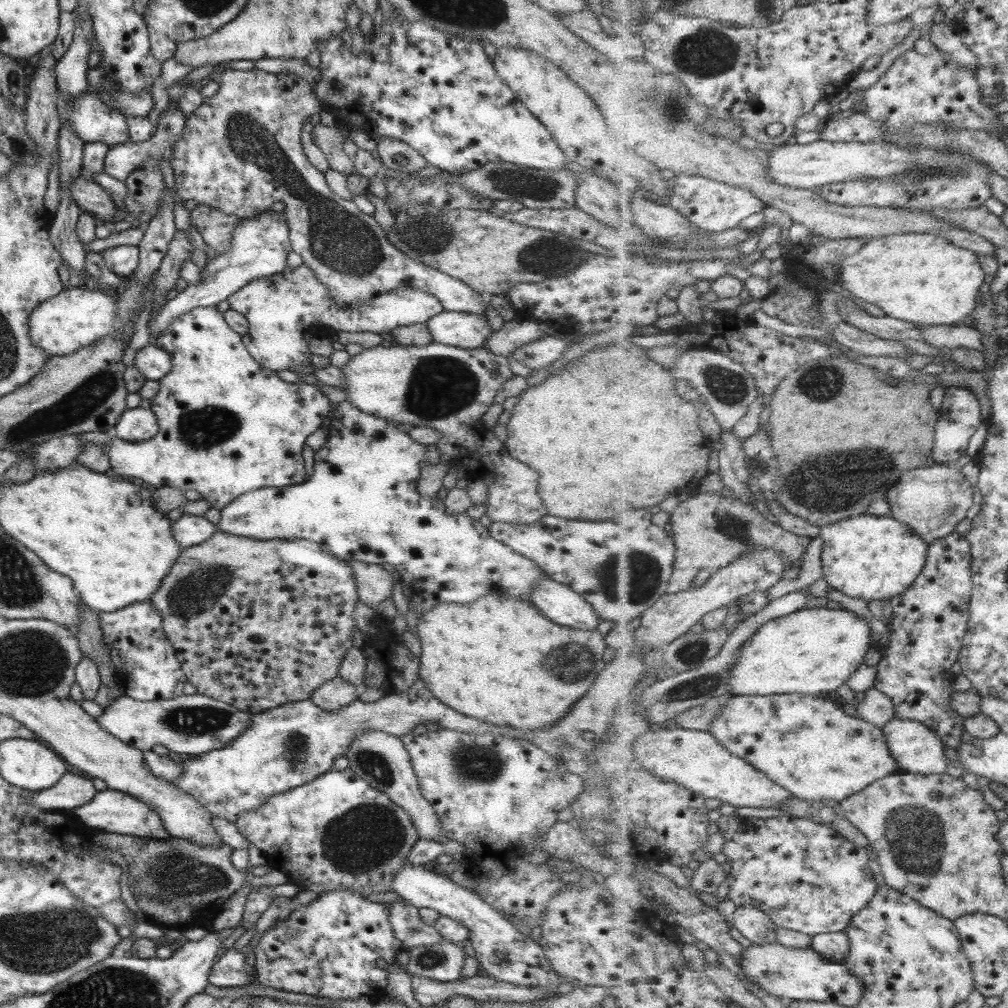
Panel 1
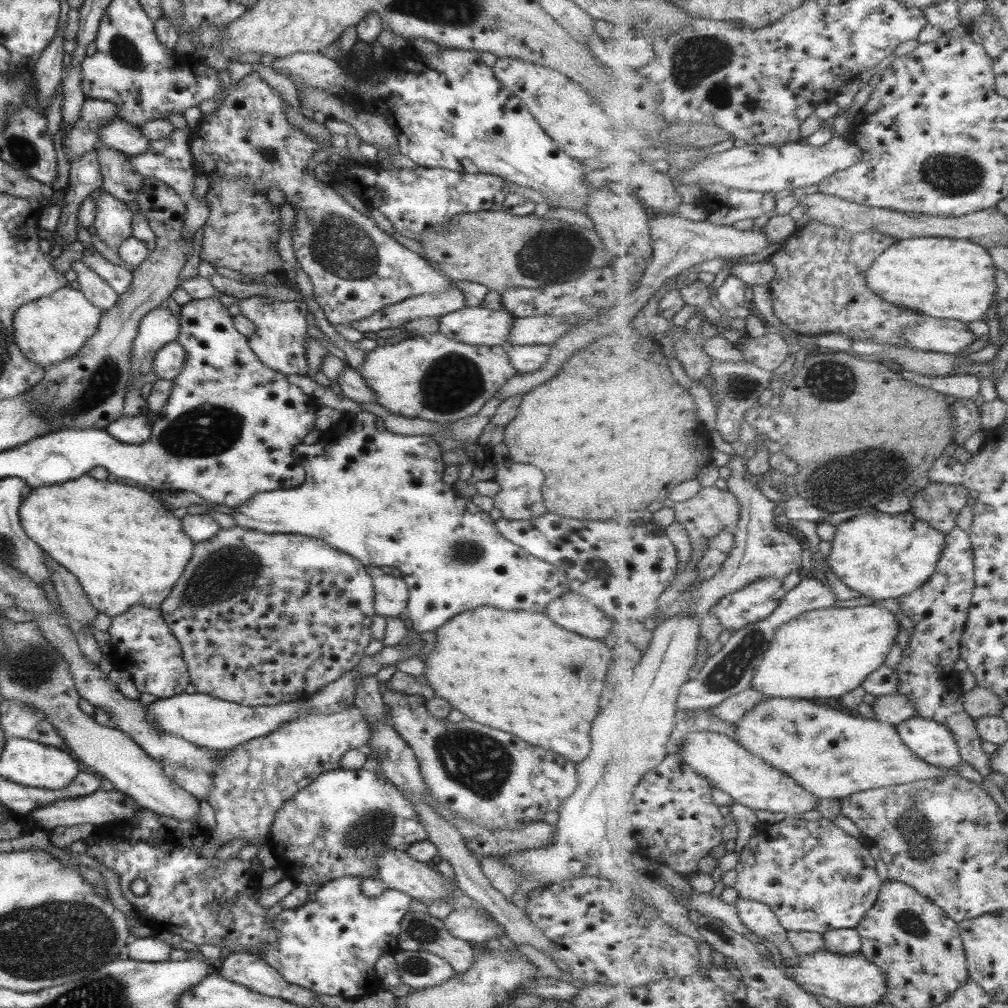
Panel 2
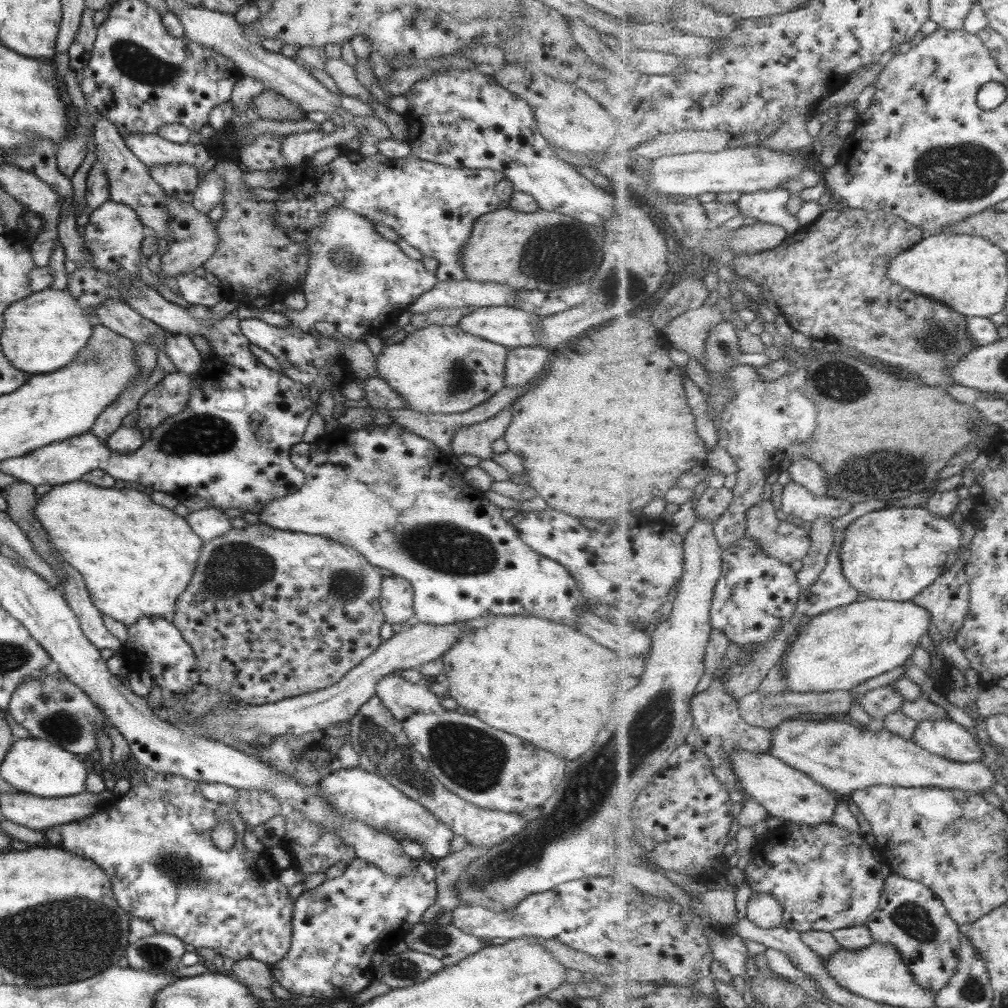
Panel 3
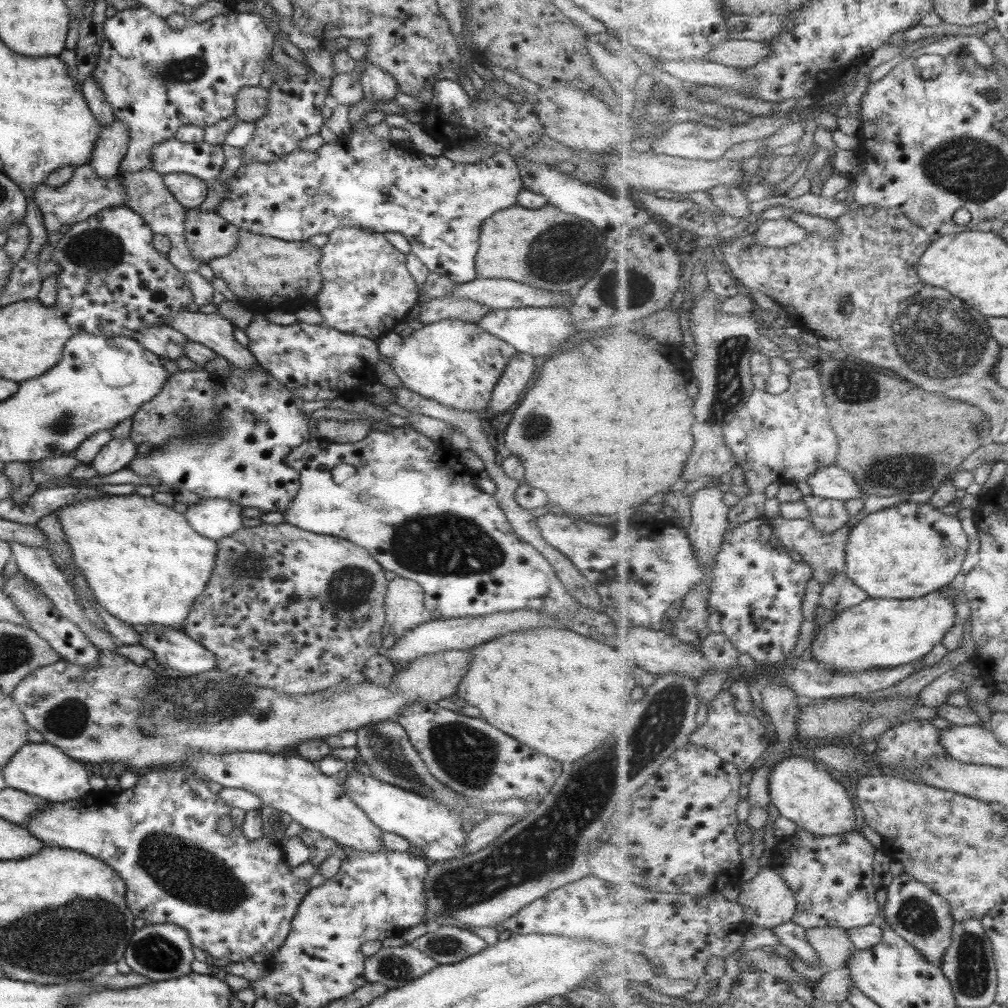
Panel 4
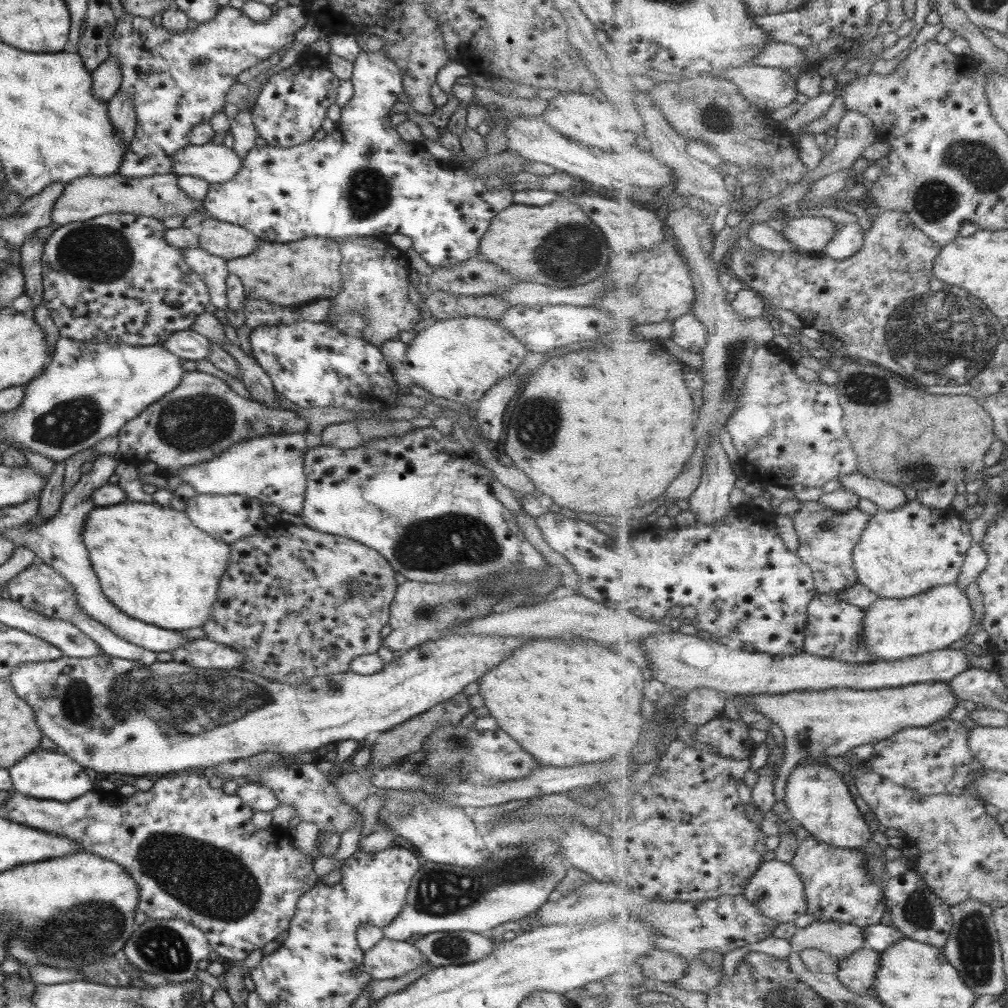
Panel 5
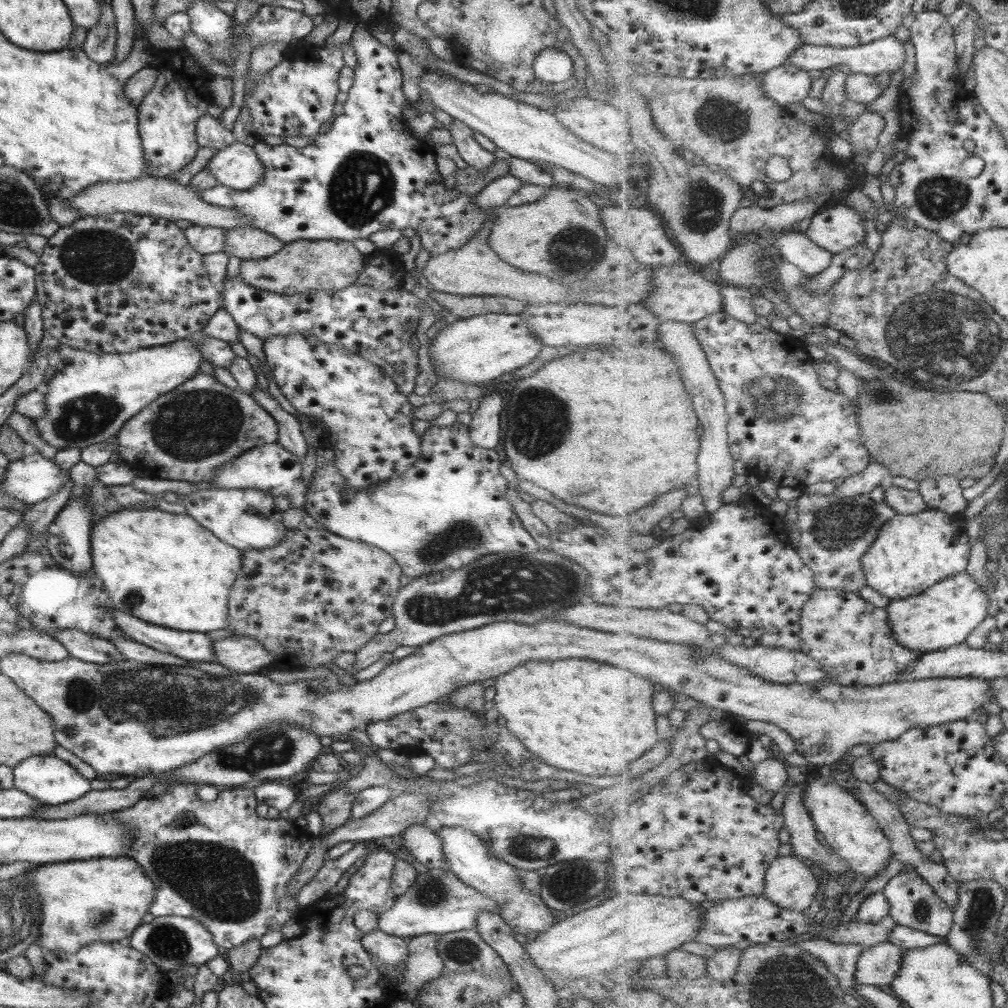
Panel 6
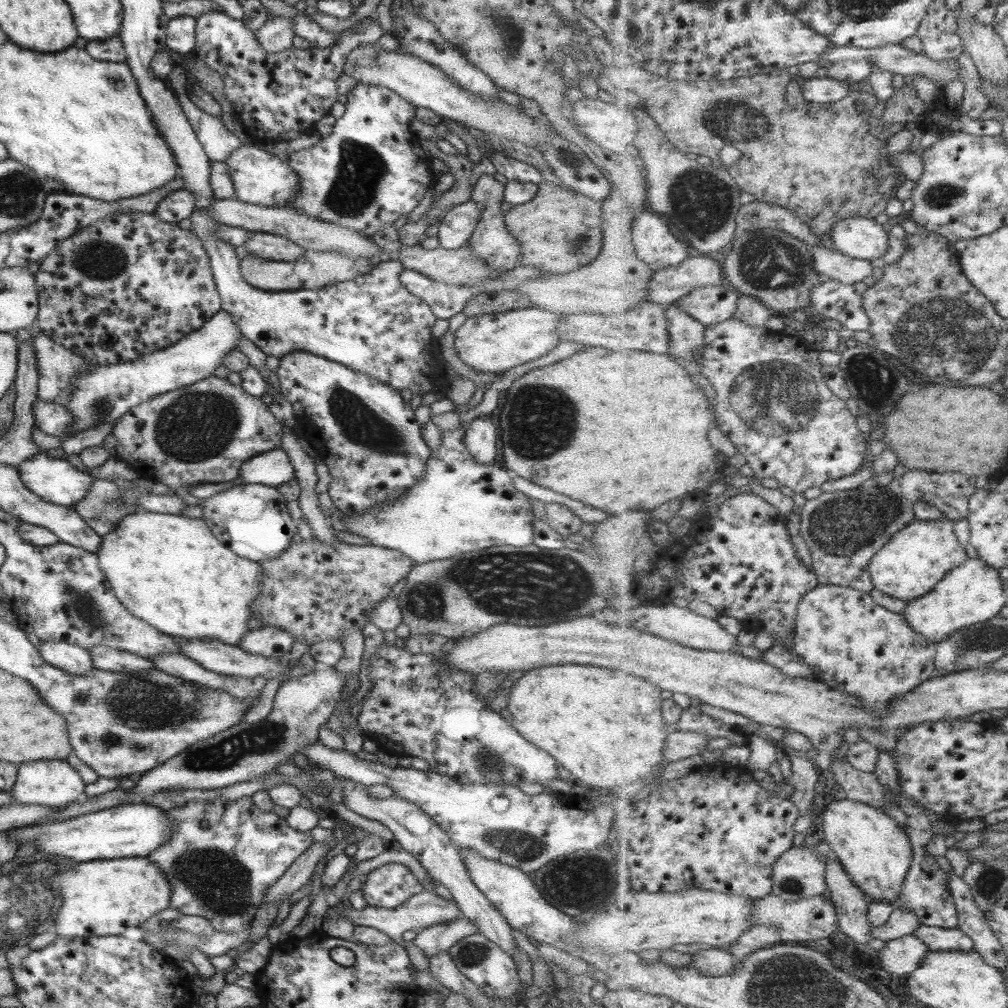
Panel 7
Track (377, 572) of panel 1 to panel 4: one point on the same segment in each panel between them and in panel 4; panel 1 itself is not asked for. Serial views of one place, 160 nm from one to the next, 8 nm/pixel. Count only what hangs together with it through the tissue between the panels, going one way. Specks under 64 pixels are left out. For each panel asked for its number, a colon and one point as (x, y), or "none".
2: (390, 593)
3: (395, 600)
4: (403, 604)

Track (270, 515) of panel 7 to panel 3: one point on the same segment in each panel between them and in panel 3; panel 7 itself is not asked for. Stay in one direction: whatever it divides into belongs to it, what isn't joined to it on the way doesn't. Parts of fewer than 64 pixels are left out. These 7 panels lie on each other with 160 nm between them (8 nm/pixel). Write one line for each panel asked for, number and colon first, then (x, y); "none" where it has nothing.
3: (208, 523)
4: (213, 518)
5: (226, 518)
6: (246, 519)

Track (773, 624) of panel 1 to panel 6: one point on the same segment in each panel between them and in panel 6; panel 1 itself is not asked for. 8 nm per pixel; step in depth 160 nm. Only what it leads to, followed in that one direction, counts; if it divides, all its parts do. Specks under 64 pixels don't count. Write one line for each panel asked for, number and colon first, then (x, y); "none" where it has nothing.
2: (824, 653)
3: (840, 649)
4: (879, 633)
5: (895, 629)
6: (943, 616)

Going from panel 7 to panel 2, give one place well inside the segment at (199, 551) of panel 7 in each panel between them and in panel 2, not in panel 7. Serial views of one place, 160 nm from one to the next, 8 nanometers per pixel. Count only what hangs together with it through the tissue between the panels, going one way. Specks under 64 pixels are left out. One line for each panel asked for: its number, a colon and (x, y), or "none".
2: (125, 549)
3: (134, 557)
4: (141, 562)
5: (152, 564)
6: (162, 568)

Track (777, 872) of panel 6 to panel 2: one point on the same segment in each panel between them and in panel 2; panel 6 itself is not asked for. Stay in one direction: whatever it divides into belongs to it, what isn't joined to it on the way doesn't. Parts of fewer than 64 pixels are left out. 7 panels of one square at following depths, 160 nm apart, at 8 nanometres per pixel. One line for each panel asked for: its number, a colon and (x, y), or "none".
2: (758, 917)
3: (765, 910)
4: (769, 901)
5: (777, 889)

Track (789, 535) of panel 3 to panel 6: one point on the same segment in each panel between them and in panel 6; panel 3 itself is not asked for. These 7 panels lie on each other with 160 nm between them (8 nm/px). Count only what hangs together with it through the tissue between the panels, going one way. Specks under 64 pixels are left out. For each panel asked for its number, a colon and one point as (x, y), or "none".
4: (826, 552)
5: (828, 538)
6: (835, 534)

